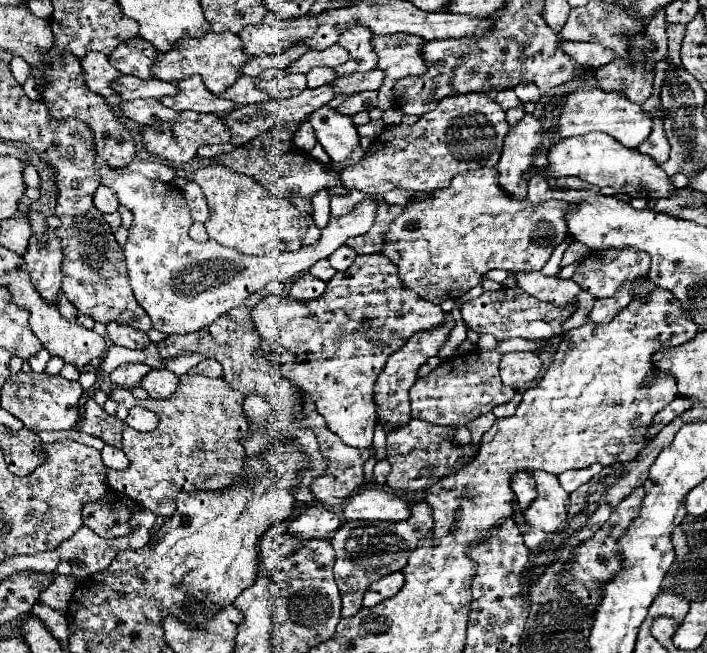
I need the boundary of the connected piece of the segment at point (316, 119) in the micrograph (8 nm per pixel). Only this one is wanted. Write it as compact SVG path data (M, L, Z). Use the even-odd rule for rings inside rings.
M319 107L307 121L313 125L317 141L335 163L355 165L365 155L351 115L337 113L333 107Z

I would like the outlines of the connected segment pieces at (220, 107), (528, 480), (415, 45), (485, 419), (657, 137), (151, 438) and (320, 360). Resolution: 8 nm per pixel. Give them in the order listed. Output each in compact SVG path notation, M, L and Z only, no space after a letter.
M189 77L185 81L179 81L177 87L181 93L177 97L165 97L163 103L171 109L179 111L197 111L197 113L215 113L215 115L229 115L239 105L235 101L227 101L215 93L211 93L201 77Z
M515 471L511 475L511 489L517 495L521 509L525 509L525 505L529 505L529 501L533 501L533 497L537 497L535 481L533 481L531 473L527 473L527 471Z
M373 35L375 51L379 55L379 65L385 71L383 91L389 91L393 83L407 75L423 75L427 63L423 59L425 41L417 35Z
M487 413L487 415L481 415L481 417L473 419L473 421L467 425L469 431L471 431L471 445L473 445L473 447L479 445L481 435L483 435L493 423L495 423L495 415L493 415L493 413Z
M653 121L653 133L649 135L649 141L641 143L637 149L641 149L641 153L653 157L657 163L665 163L669 159L669 143L663 131L663 121Z
M183 375L179 379L177 393L167 399L135 399L129 389L117 387L109 395L119 403L117 415L119 419L127 419L127 413L131 407L141 405L149 411L155 411L159 415L159 425L155 431L139 433L131 427L123 429L123 453L129 459L129 467L123 471L117 469L105 469L105 477L109 487L115 491L127 493L131 499L141 503L145 509L155 513L157 517L171 517L175 513L175 501L179 493L185 491L223 491L233 485L241 485L241 475L247 475L247 461L245 461L245 449L241 439L249 437L249 423L245 421L241 413L243 395L231 389L223 379L209 379L201 375Z
M357 255L353 265L347 271L335 273L327 283L327 289L315 300L296 300L290 296L267 295L251 311L257 333L261 335L261 349L273 365L281 367L281 373L305 389L315 405L319 415L327 421L327 427L349 447L371 447L373 427L377 423L375 405L373 405L373 385L385 367L385 361L391 353L403 346L403 343L421 329L443 325L445 312L439 305L417 297L411 289L405 289L403 281L397 275L397 267L383 255Z

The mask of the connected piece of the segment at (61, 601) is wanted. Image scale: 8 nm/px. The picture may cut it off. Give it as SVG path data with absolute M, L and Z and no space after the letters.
M55 573L51 585L41 591L39 603L41 603L41 605L47 605L47 607L51 607L51 609L55 609L55 611L67 613L77 583L79 583L79 579L73 577L73 573L69 573L69 575L59 575L59 573Z

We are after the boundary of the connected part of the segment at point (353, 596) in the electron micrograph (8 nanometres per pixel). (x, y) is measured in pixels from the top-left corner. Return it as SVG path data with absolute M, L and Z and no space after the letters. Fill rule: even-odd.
M409 501L409 519L407 521L353 521L343 523L335 535L331 537L331 545L337 553L335 559L335 581L341 591L343 609L341 617L353 617L361 609L361 599L365 591L371 587L371 583L379 581L381 577L401 571L409 559L409 553L423 541L433 529L431 523L431 509L425 501Z

